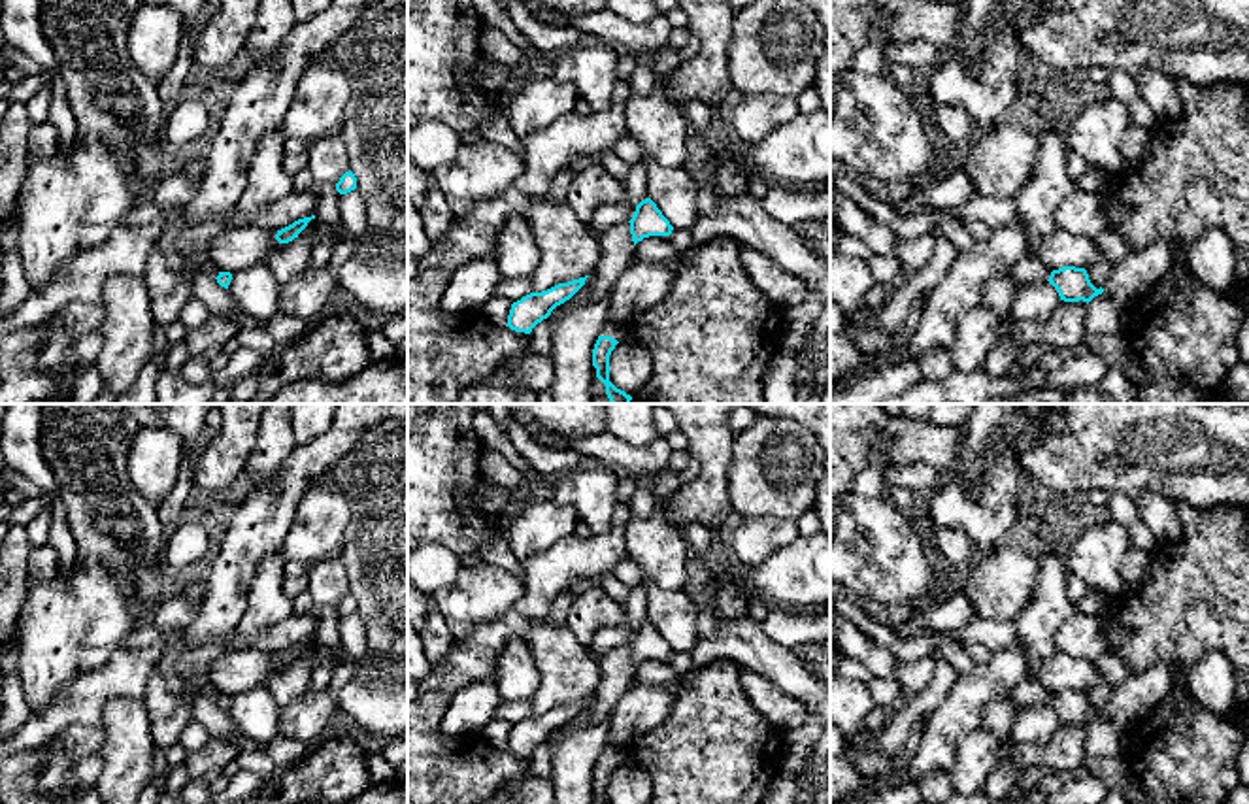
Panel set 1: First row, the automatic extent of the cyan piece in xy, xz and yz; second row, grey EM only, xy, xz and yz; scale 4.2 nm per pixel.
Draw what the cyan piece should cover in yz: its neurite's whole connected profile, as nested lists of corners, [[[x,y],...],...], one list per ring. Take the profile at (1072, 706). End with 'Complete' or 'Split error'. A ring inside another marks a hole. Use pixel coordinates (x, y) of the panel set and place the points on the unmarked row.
[[[1064,689],[1053,693],[1047,702],[1064,725],[1091,725],[1094,719],[1102,717],[1104,712],[1096,712],[1085,691]]]. Complete

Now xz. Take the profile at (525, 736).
[[[589,698],[568,706],[558,706],[547,713],[530,715],[521,723],[513,725],[506,749],[515,755],[530,757],[532,751],[543,742],[547,742],[557,729],[570,723],[585,708],[587,700]]]. Complete

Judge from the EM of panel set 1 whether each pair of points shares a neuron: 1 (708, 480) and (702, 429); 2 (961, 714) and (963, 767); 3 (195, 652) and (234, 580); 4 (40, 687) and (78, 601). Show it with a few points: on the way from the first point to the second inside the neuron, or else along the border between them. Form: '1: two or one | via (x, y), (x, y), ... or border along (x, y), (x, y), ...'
1: one | via (708, 467), (708, 442)
2: two | border along (978, 727), (959, 742), (957, 757), (948, 769)
3: one | via (206, 635), (219, 616), (225, 597)
4: one | via (46, 667), (51, 633), (63, 621)

